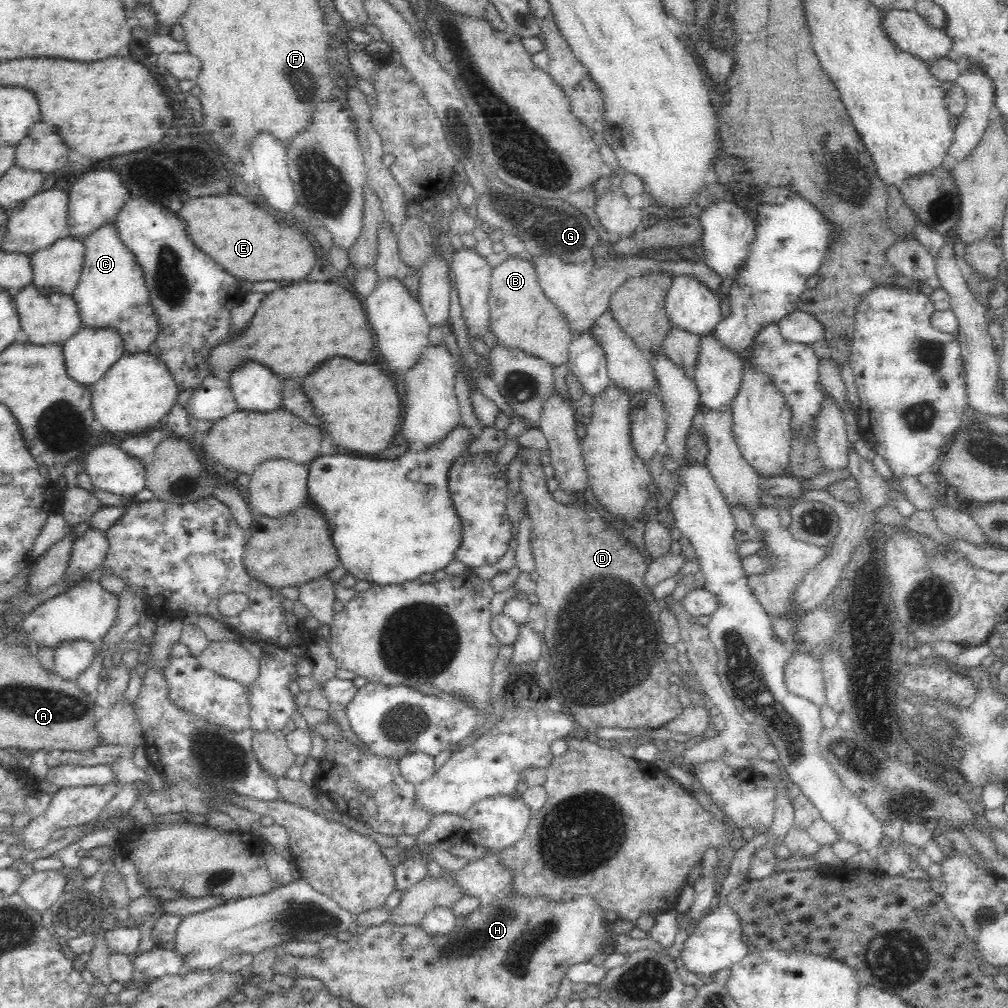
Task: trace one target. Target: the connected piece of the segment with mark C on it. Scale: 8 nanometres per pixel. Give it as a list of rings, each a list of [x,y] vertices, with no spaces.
[[[104,223],[83,240],[85,261],[72,297],[84,328],[114,328],[128,353],[146,352],[161,332],[158,315],[150,304],[144,271],[134,253],[122,243],[115,223]]]

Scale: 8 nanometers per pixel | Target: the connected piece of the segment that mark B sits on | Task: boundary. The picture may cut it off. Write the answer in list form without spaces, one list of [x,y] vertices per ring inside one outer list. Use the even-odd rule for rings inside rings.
[[[524,255],[509,256],[493,267],[487,303],[489,329],[500,344],[542,358],[552,366],[566,364],[573,333],[566,315],[542,292],[531,259]]]

